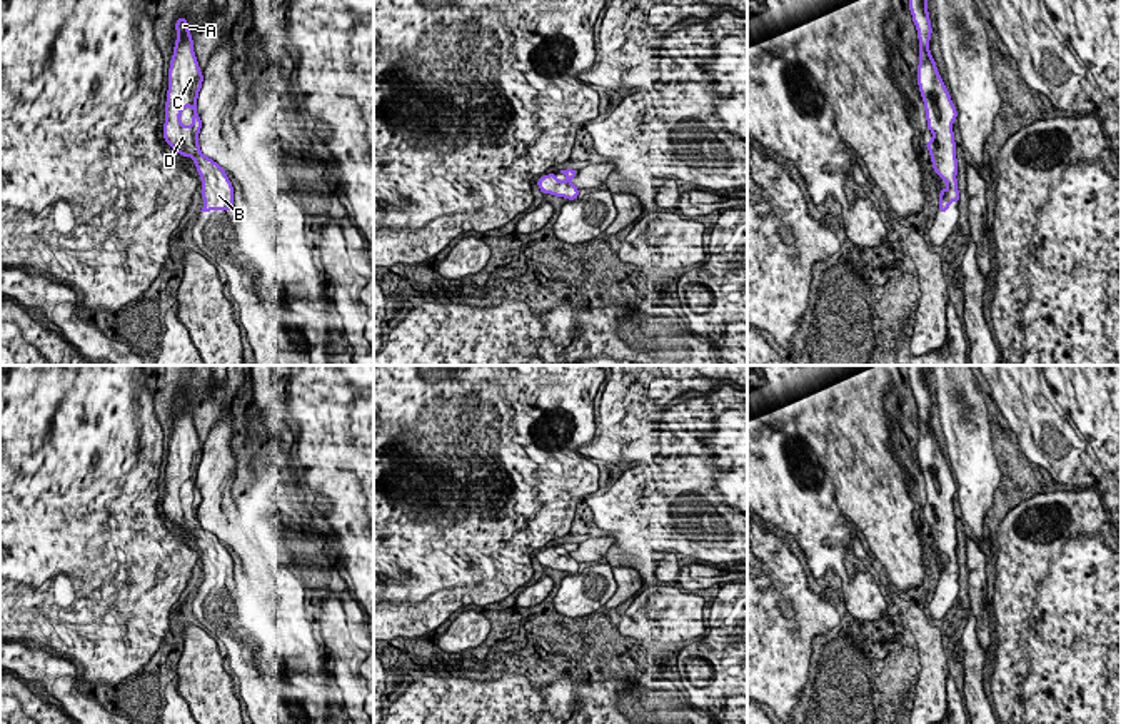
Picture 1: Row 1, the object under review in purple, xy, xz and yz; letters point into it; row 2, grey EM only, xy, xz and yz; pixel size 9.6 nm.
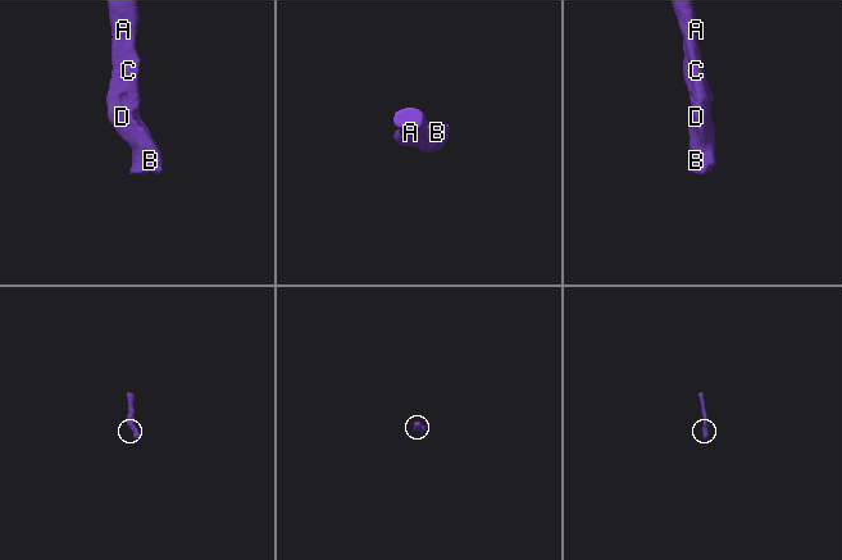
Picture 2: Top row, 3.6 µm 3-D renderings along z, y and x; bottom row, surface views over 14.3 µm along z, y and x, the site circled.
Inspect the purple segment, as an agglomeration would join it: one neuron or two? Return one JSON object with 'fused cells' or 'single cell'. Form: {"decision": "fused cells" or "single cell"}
{"decision": "single cell"}

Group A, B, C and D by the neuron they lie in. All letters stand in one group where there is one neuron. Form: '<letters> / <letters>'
A B C D

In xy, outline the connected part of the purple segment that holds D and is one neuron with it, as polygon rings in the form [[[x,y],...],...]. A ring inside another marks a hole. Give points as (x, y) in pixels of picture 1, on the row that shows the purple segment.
[[[183,17],[173,25],[177,40],[168,68],[168,90],[165,102],[163,138],[180,155],[192,157],[202,178],[204,207],[200,212],[232,210],[234,187],[225,170],[205,157],[199,147],[202,120],[197,113],[197,97],[202,88],[204,75],[194,52],[189,23]],[[185,107],[194,108],[192,125],[183,127],[180,113]]]

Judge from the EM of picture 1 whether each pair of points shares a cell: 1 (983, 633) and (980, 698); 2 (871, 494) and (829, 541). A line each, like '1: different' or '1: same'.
1: different
2: same

